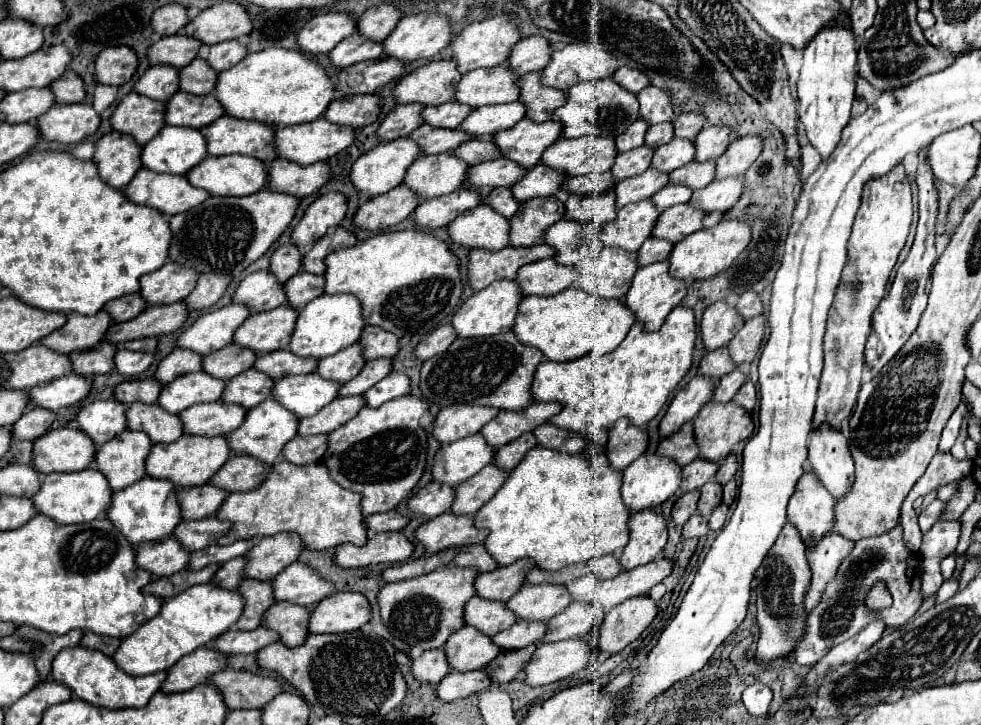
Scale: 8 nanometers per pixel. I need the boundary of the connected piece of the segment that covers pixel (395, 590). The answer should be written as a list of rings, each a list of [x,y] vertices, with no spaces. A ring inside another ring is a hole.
[[[440,568],[432,574],[412,578],[410,582],[384,584],[378,592],[380,616],[394,638],[406,642],[408,646],[420,646],[422,650],[442,648],[450,634],[464,626],[462,614],[468,598],[474,596],[474,578],[478,572],[474,568]]]

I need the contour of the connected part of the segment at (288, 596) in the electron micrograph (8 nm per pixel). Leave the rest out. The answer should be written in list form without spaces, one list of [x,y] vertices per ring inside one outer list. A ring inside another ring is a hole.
[[[294,562],[272,580],[272,590],[276,602],[294,602],[304,608],[314,608],[334,586],[322,580],[312,568]]]

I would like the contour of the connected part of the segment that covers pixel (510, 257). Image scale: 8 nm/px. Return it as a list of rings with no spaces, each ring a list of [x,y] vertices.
[[[546,244],[512,248],[506,246],[498,252],[488,250],[470,250],[468,260],[468,284],[474,292],[490,286],[496,280],[514,280],[520,266],[552,258],[554,250]]]

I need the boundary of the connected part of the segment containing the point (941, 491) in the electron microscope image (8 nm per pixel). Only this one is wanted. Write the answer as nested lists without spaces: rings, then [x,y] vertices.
[[[952,482],[952,484],[946,484],[946,486],[942,486],[942,488],[938,488],[938,496],[936,498],[940,498],[940,500],[952,500],[956,494],[958,494],[958,490],[960,490],[960,482]]]

